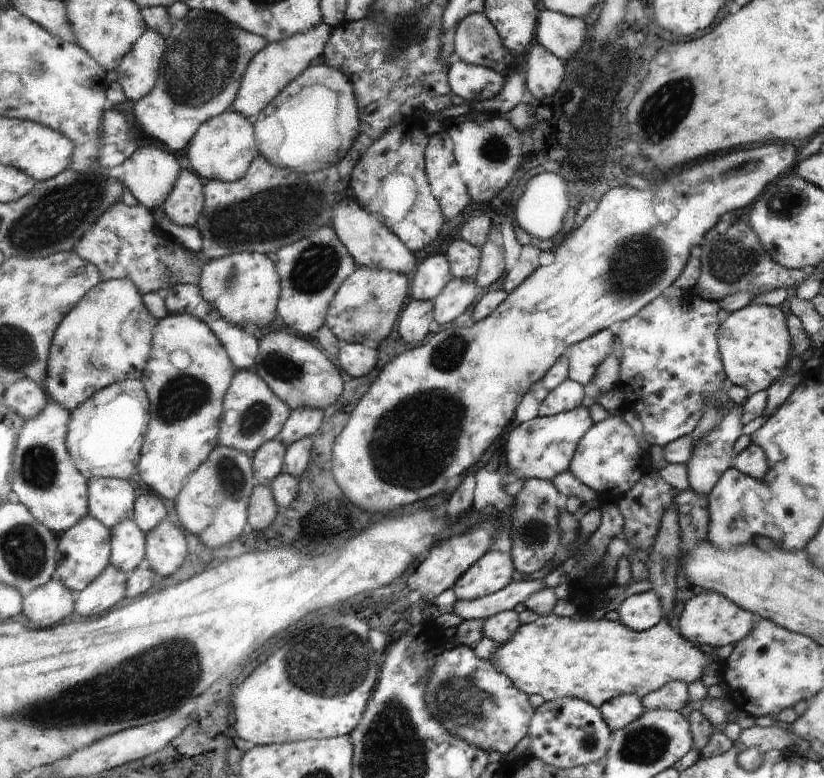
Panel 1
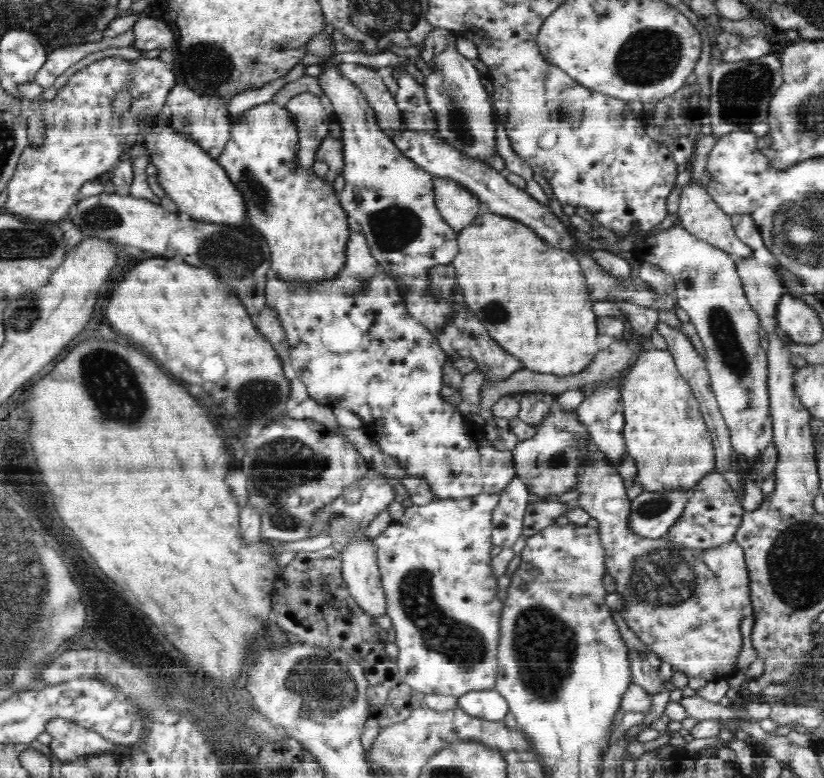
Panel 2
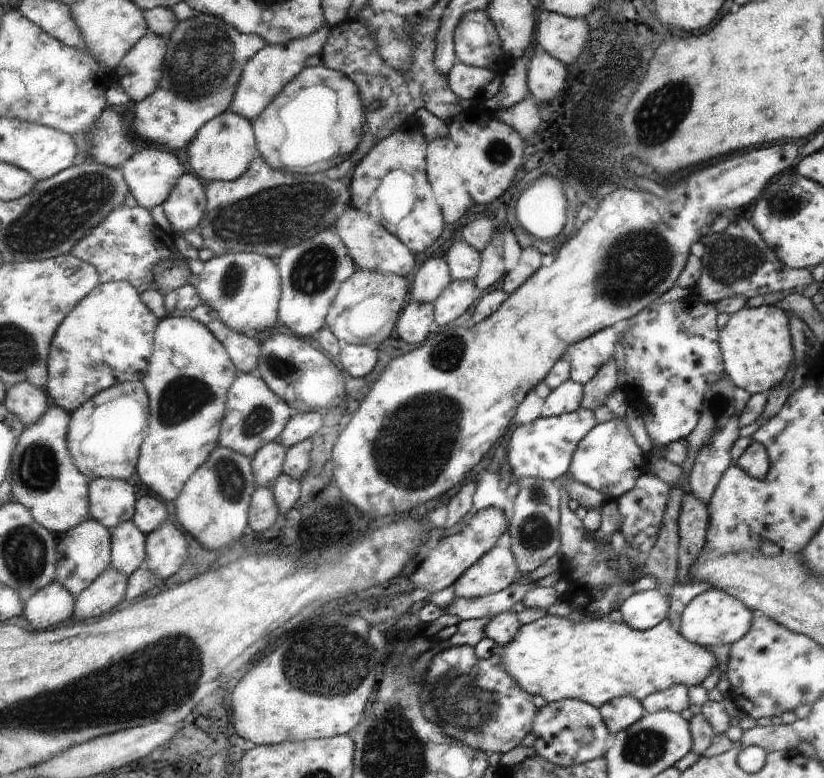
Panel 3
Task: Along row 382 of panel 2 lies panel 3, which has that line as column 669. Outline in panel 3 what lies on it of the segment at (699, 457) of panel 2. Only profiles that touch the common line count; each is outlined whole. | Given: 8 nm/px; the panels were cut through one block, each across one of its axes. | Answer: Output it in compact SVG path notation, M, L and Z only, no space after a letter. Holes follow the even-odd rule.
M547 614L545 618L523 626L517 638L505 650L499 650L499 654L503 656L507 672L511 672L513 678L533 696L543 696L547 704L557 704L559 700L583 700L597 710L615 698L631 696L641 702L655 692L669 690L671 686L695 686L711 672L715 664L711 652L685 640L679 634L679 628L675 628L667 618L655 628L639 632L627 624L615 624L609 618L581 620Z

